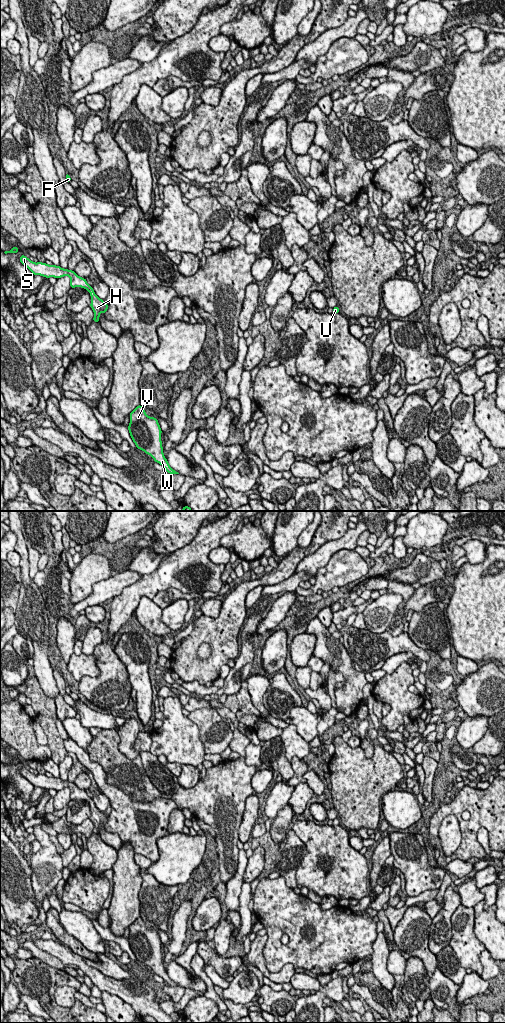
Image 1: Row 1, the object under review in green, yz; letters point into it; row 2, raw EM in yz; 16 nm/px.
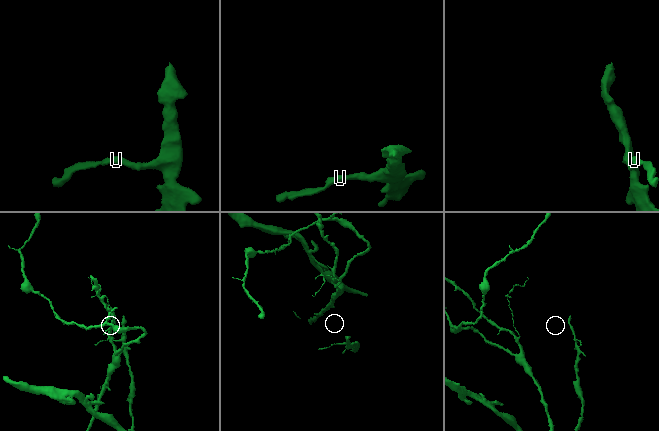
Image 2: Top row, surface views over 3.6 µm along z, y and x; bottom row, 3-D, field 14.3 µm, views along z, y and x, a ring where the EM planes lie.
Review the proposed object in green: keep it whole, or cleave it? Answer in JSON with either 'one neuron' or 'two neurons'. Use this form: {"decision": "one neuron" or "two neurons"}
{"decision": "one neuron"}

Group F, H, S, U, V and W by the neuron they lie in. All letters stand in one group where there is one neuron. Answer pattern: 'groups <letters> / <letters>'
groups F H S U V W

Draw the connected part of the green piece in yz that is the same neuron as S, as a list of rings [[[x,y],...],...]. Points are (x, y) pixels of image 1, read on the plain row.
[[[25,767],[20,768],[20,774],[26,778],[34,787],[44,788],[47,791],[49,789],[55,789],[57,791],[63,788],[70,789],[70,799],[81,799],[89,803],[91,808],[90,819],[94,823],[93,833],[99,834],[100,825],[106,825],[108,821],[108,816],[106,816],[102,811],[100,811],[94,804],[92,798],[90,798],[85,790],[78,788],[75,783],[63,781],[60,778],[48,777],[46,775],[38,774],[35,775],[27,770]]]

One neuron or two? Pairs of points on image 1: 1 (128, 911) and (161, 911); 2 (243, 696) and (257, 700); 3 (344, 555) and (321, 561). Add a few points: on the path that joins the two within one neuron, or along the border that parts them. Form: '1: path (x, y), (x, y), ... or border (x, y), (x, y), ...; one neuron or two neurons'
1: border (141, 888), (138, 894), (139, 916); two neurons
2: border (246, 680), (246, 688), (251, 702), (261, 716); two neurons
3: border (352, 550), (339, 549), (315, 573); two neurons

